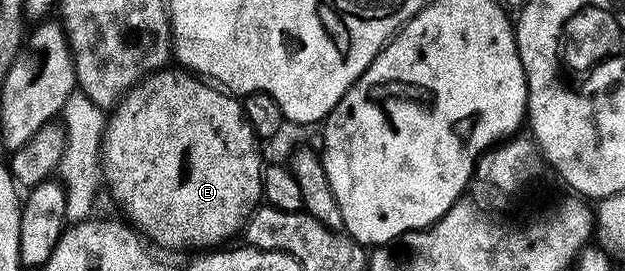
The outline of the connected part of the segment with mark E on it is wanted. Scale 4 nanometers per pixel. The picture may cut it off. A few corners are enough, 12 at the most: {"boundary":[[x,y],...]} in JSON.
{"boundary":[[175,68],[110,109],[101,180],[157,247],[263,200],[230,91]]}

